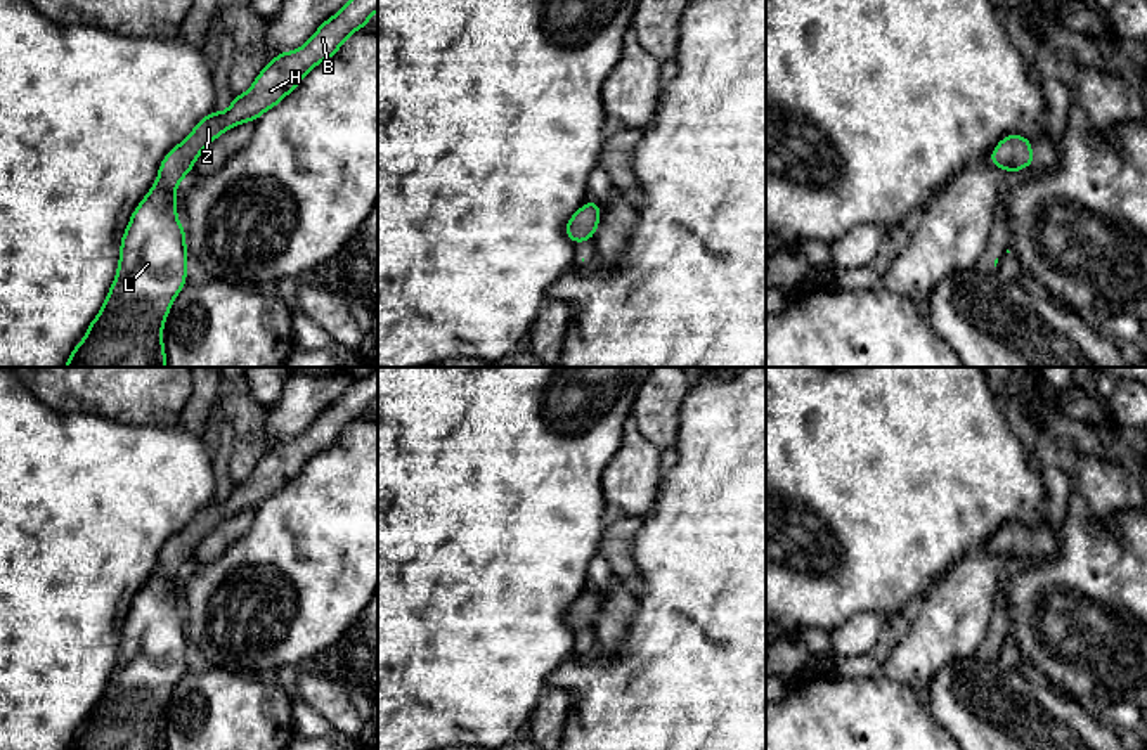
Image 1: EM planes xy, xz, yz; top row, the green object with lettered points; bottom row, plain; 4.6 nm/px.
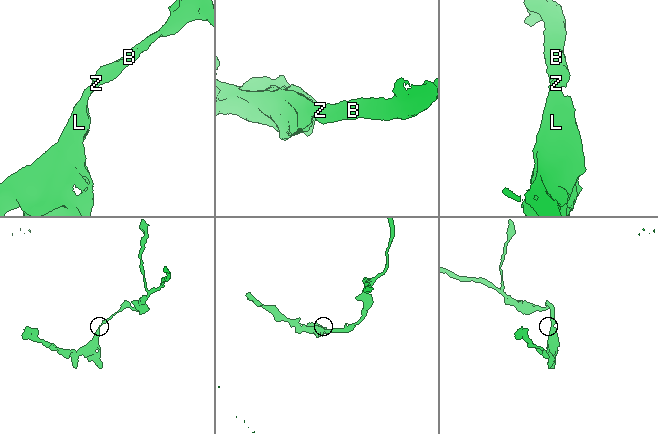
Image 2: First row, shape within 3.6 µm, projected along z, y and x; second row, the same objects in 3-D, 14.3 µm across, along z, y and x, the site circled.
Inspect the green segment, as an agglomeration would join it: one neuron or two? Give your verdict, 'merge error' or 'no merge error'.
no merge error

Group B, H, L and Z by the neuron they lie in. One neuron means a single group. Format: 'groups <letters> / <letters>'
groups B H L Z

